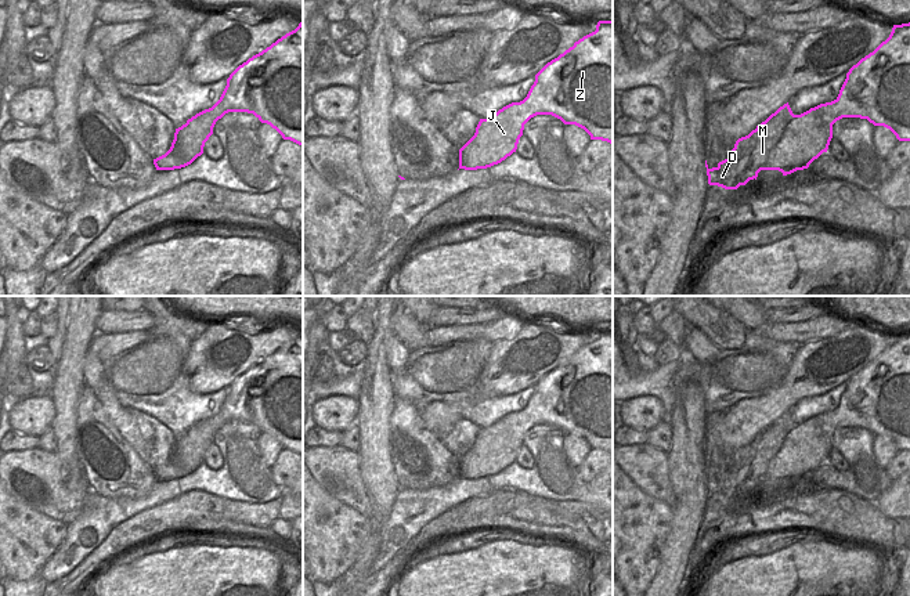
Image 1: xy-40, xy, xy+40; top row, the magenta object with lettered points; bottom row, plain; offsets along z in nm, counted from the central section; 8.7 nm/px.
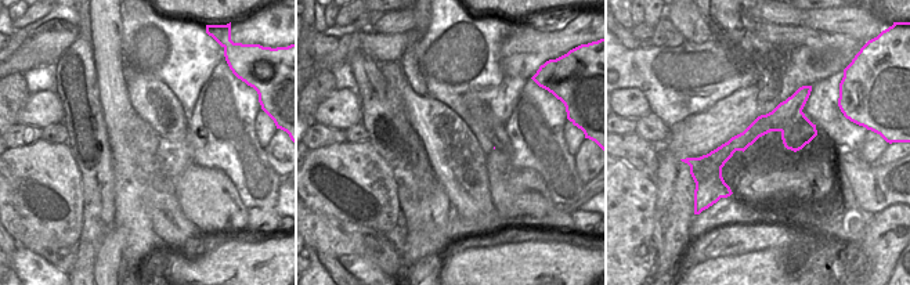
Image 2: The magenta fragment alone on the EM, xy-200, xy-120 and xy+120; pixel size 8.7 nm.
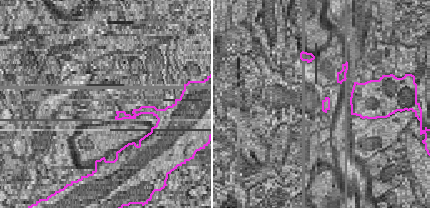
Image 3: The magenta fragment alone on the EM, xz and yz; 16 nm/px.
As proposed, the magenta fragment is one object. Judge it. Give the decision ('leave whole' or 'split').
leave whole

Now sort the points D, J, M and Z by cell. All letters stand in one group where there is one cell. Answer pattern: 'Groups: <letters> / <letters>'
Groups: D J M Z

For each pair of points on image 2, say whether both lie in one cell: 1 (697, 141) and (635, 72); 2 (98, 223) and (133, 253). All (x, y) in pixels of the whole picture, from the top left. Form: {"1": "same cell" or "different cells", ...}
{"1": "different cells", "2": "different cells"}

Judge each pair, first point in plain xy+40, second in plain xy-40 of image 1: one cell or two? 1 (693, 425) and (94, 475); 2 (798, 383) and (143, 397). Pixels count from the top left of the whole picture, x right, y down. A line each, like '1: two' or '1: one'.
1: two
2: two

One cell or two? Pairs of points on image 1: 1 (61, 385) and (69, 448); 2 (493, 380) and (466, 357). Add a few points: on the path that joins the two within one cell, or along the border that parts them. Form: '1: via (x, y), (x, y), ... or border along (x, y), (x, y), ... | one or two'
1: via (65, 400), (65, 433) | one
2: border along (494, 343), (479, 380), (462, 397) | two

